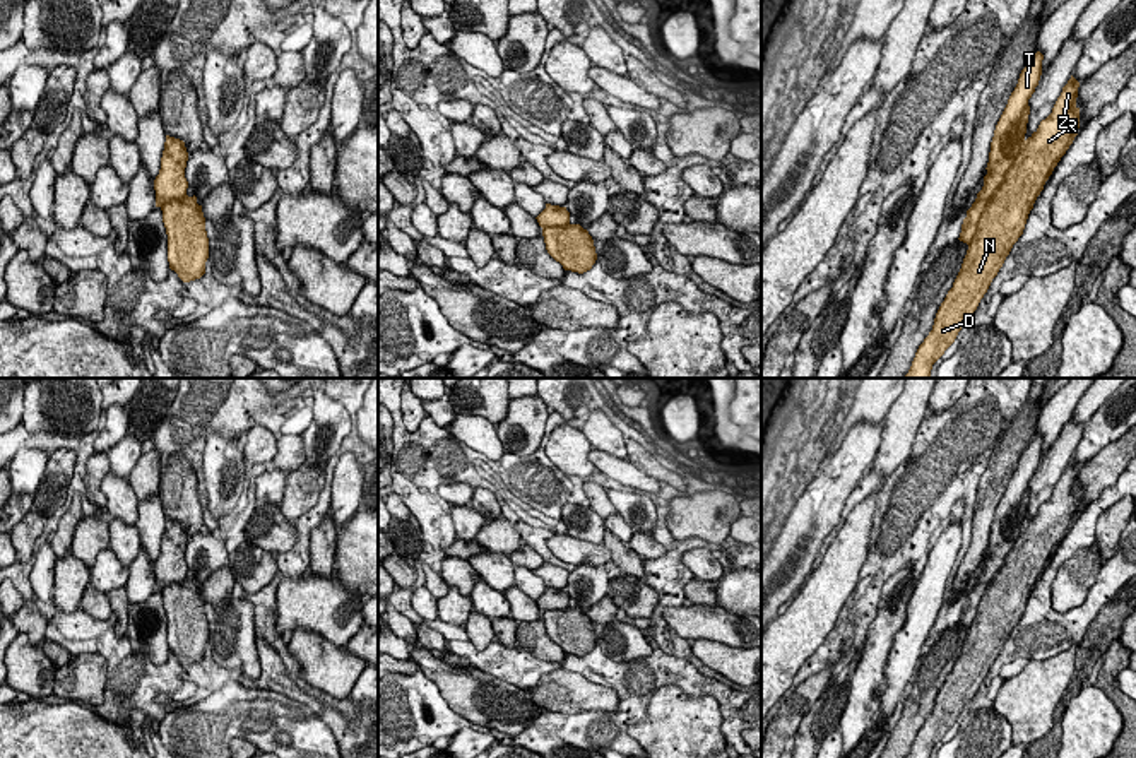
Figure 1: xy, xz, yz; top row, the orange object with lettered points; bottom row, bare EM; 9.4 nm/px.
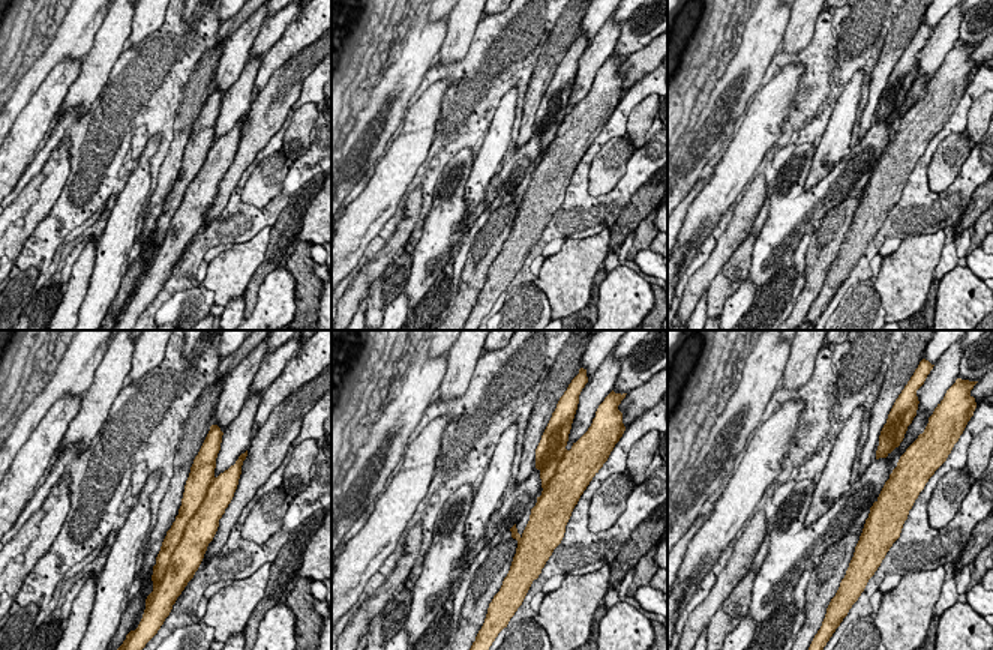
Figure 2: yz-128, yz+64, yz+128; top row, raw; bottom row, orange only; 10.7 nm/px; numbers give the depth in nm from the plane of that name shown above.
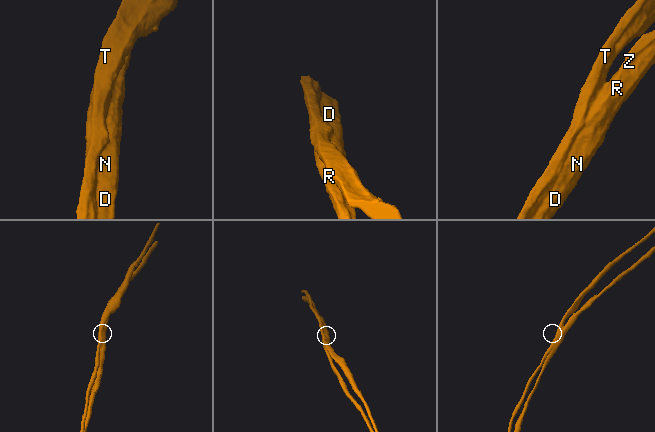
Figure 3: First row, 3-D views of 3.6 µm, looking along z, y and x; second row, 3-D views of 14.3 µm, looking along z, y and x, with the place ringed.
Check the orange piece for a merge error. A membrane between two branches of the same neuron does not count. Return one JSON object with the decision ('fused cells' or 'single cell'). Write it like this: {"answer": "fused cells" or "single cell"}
{"answer": "fused cells"}

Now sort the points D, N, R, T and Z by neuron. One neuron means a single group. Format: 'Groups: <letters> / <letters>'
Groups: D N R Z / T

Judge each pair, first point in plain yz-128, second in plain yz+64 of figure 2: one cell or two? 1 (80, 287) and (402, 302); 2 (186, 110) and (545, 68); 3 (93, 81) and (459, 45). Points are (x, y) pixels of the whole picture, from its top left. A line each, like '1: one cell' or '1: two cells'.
1: two cells
2: one cell
3: one cell

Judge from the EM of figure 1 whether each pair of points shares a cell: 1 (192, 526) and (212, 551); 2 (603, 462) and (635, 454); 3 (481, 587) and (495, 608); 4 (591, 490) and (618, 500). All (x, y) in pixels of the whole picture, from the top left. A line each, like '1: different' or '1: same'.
1: different
2: different
3: same
4: different

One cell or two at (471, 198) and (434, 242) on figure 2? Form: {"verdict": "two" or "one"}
{"verdict": "two"}

